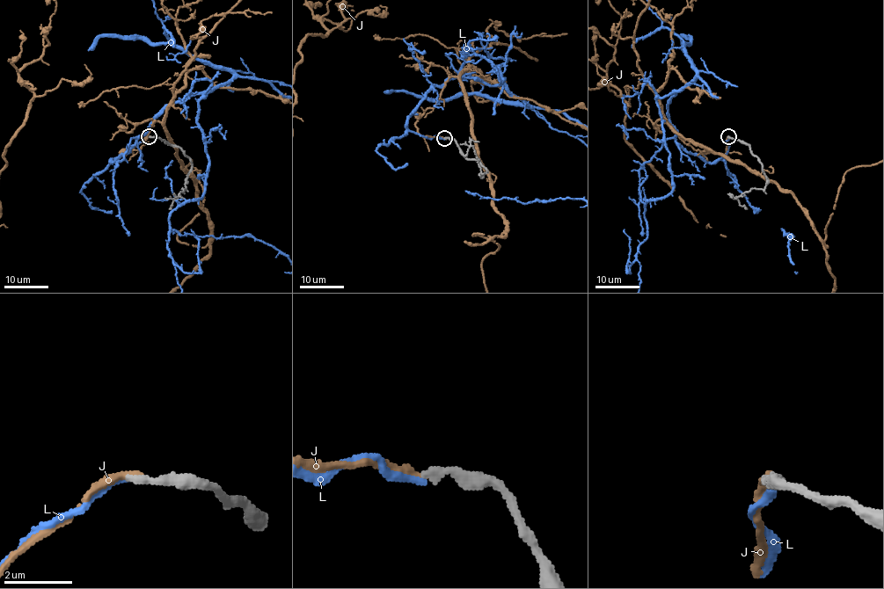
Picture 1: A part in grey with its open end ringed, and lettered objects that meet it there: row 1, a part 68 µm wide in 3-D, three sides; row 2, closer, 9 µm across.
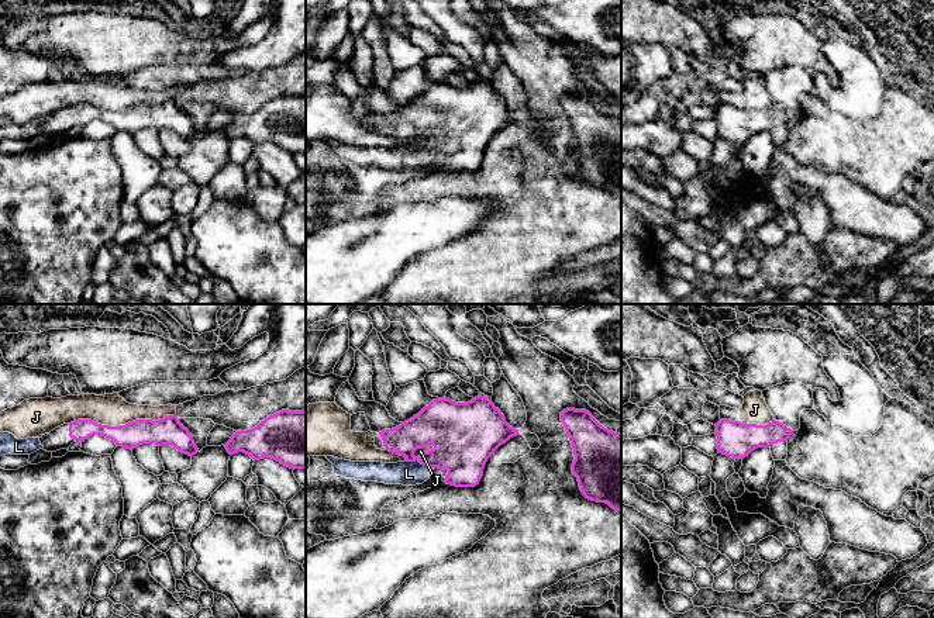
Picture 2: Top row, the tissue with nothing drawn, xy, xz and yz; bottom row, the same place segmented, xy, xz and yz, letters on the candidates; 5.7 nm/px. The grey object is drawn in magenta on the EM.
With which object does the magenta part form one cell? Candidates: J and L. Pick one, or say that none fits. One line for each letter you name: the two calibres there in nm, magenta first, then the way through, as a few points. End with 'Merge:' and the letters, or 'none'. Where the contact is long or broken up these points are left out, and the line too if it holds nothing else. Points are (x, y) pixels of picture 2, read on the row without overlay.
L: 300 nm thick on the magenta side, 140 nm on the other; runs through xz (459, 133), (443, 141), (417, 144), (409, 158)
Merge: L

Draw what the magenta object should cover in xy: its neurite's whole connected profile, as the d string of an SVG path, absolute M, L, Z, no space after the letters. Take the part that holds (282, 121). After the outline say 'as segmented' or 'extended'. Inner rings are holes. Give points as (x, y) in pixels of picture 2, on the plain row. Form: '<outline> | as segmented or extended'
M282 94L255 113L237 115L224 130L230 139L244 137L254 145L272 142L290 153L306 153L306 94Z | as segmented

